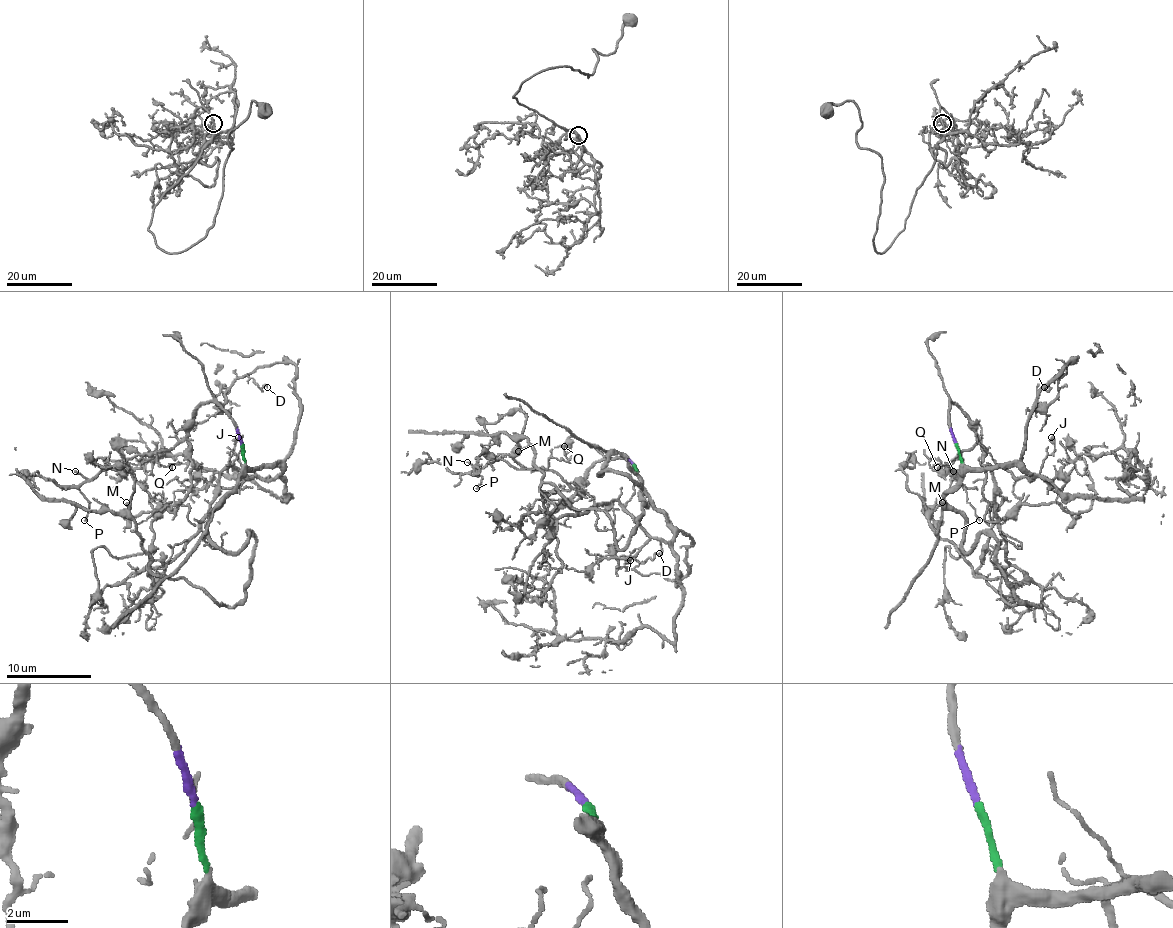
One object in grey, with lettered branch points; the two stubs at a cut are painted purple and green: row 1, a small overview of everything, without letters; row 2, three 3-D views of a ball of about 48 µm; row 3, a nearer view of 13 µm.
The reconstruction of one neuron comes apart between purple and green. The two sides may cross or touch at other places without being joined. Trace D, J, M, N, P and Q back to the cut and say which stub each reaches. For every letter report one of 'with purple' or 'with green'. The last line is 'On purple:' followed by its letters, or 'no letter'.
D: with green
J: with green
M: with green
N: with purple
P: with purple
Q: with purple
On purple: N, P, Q

